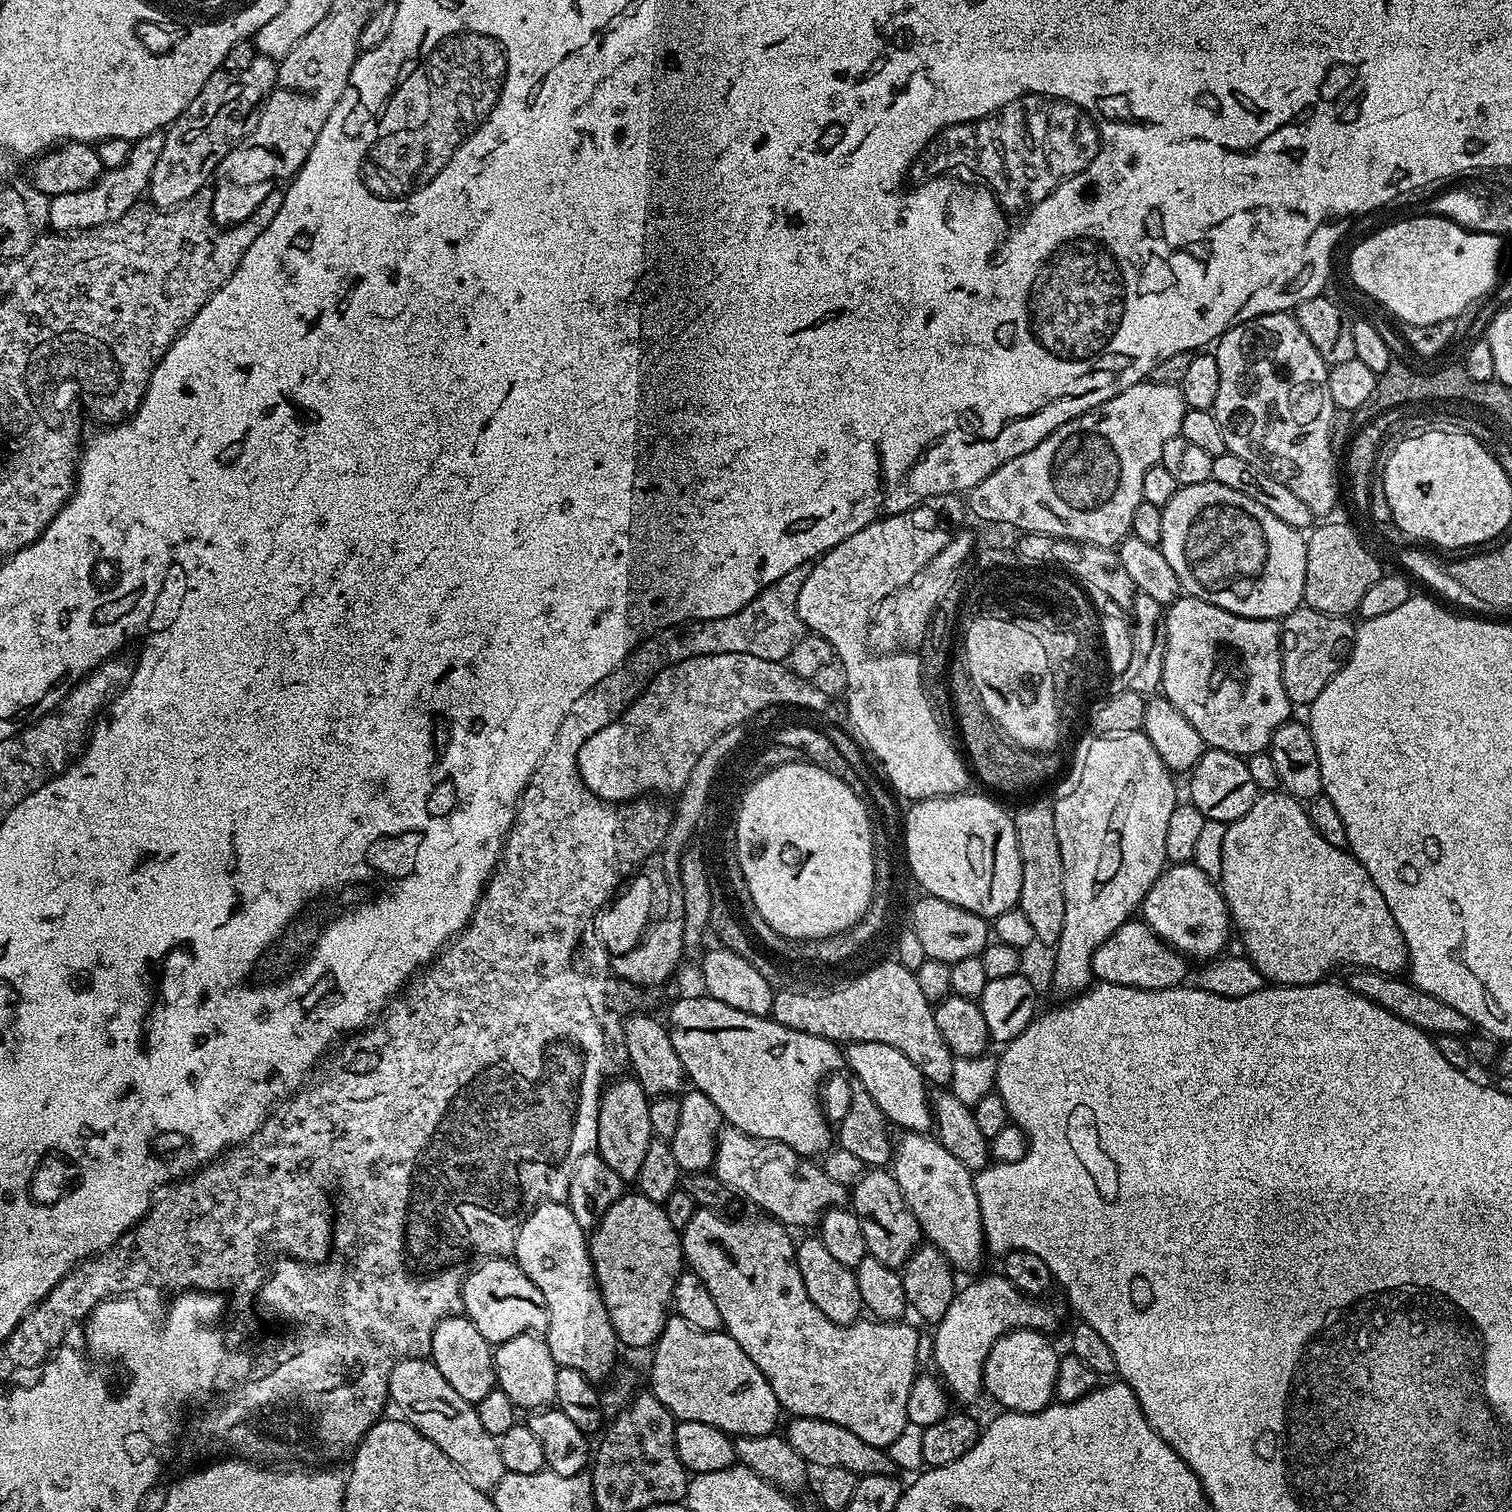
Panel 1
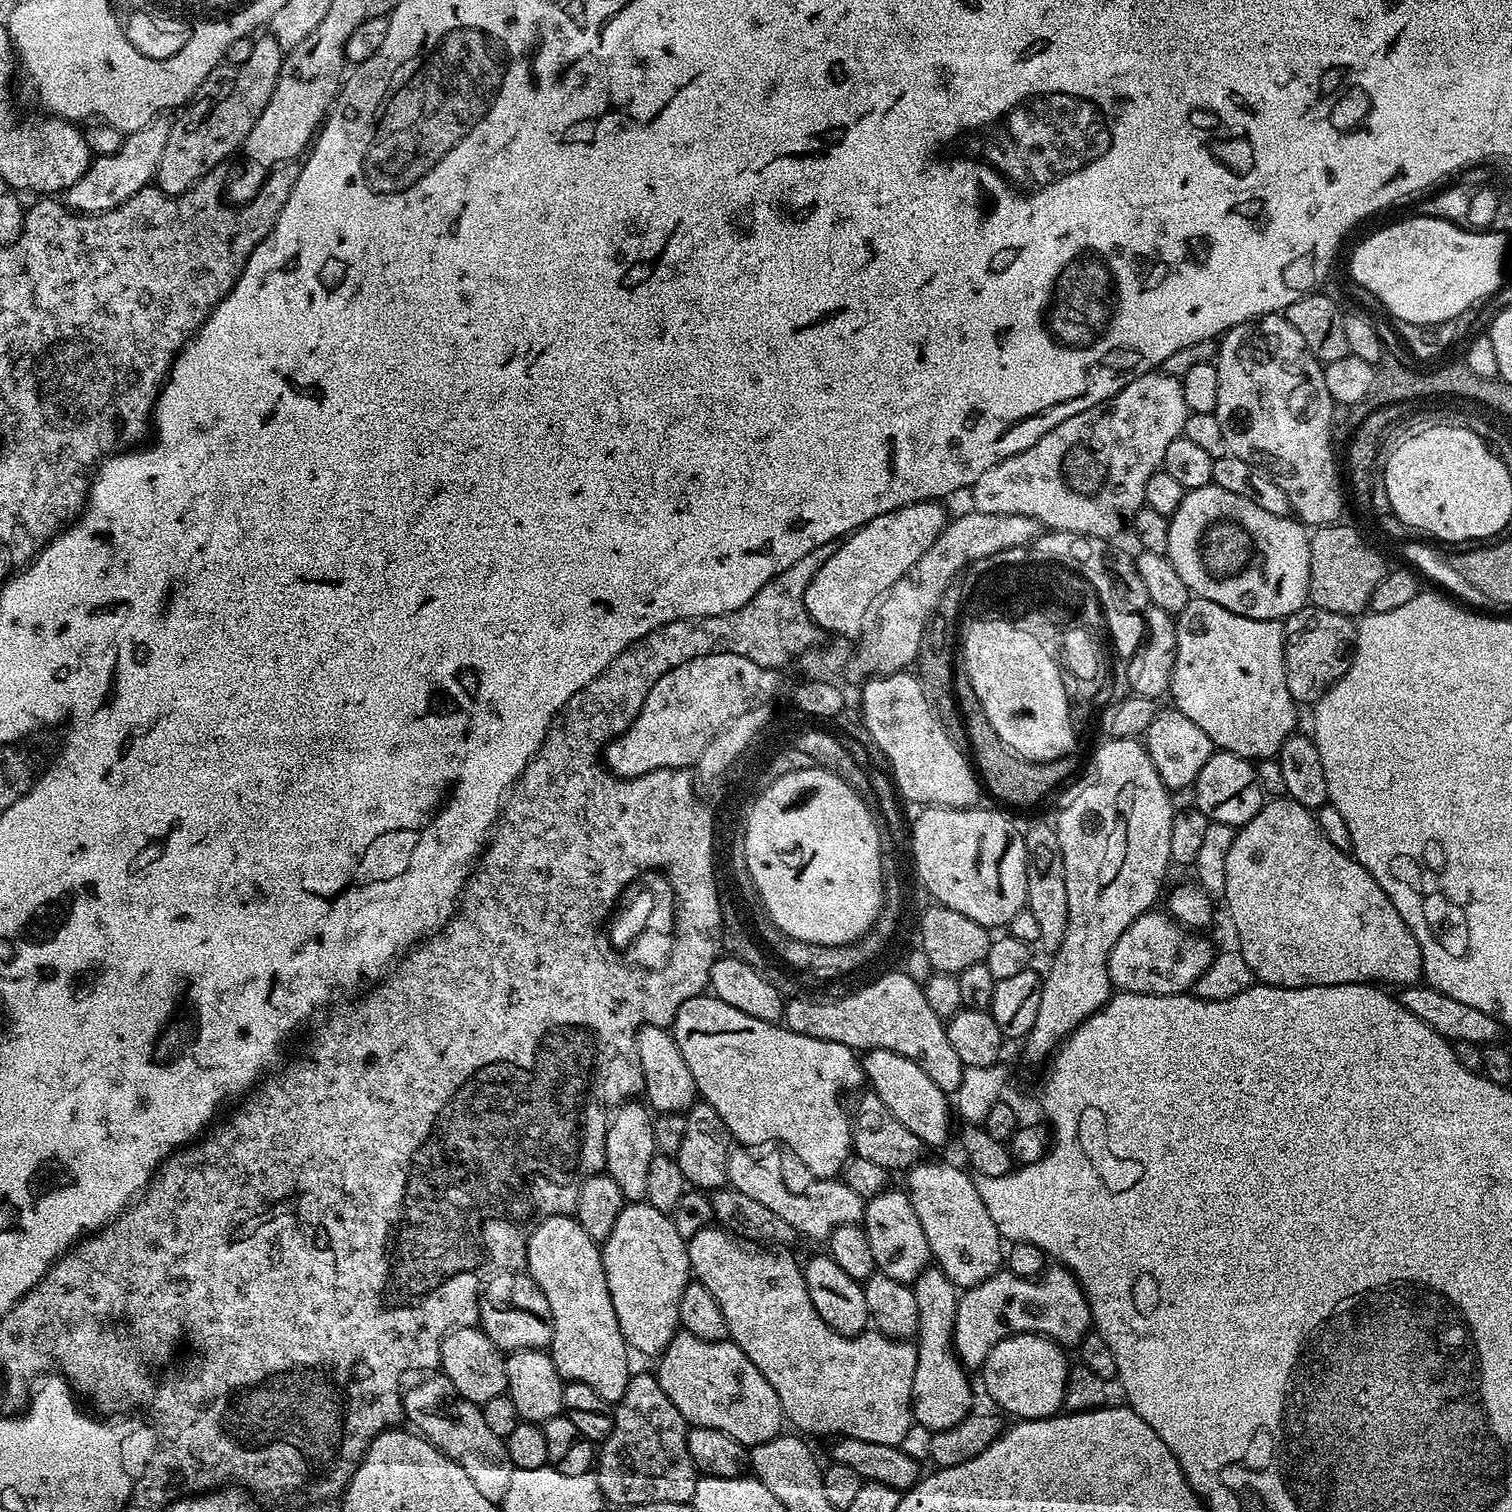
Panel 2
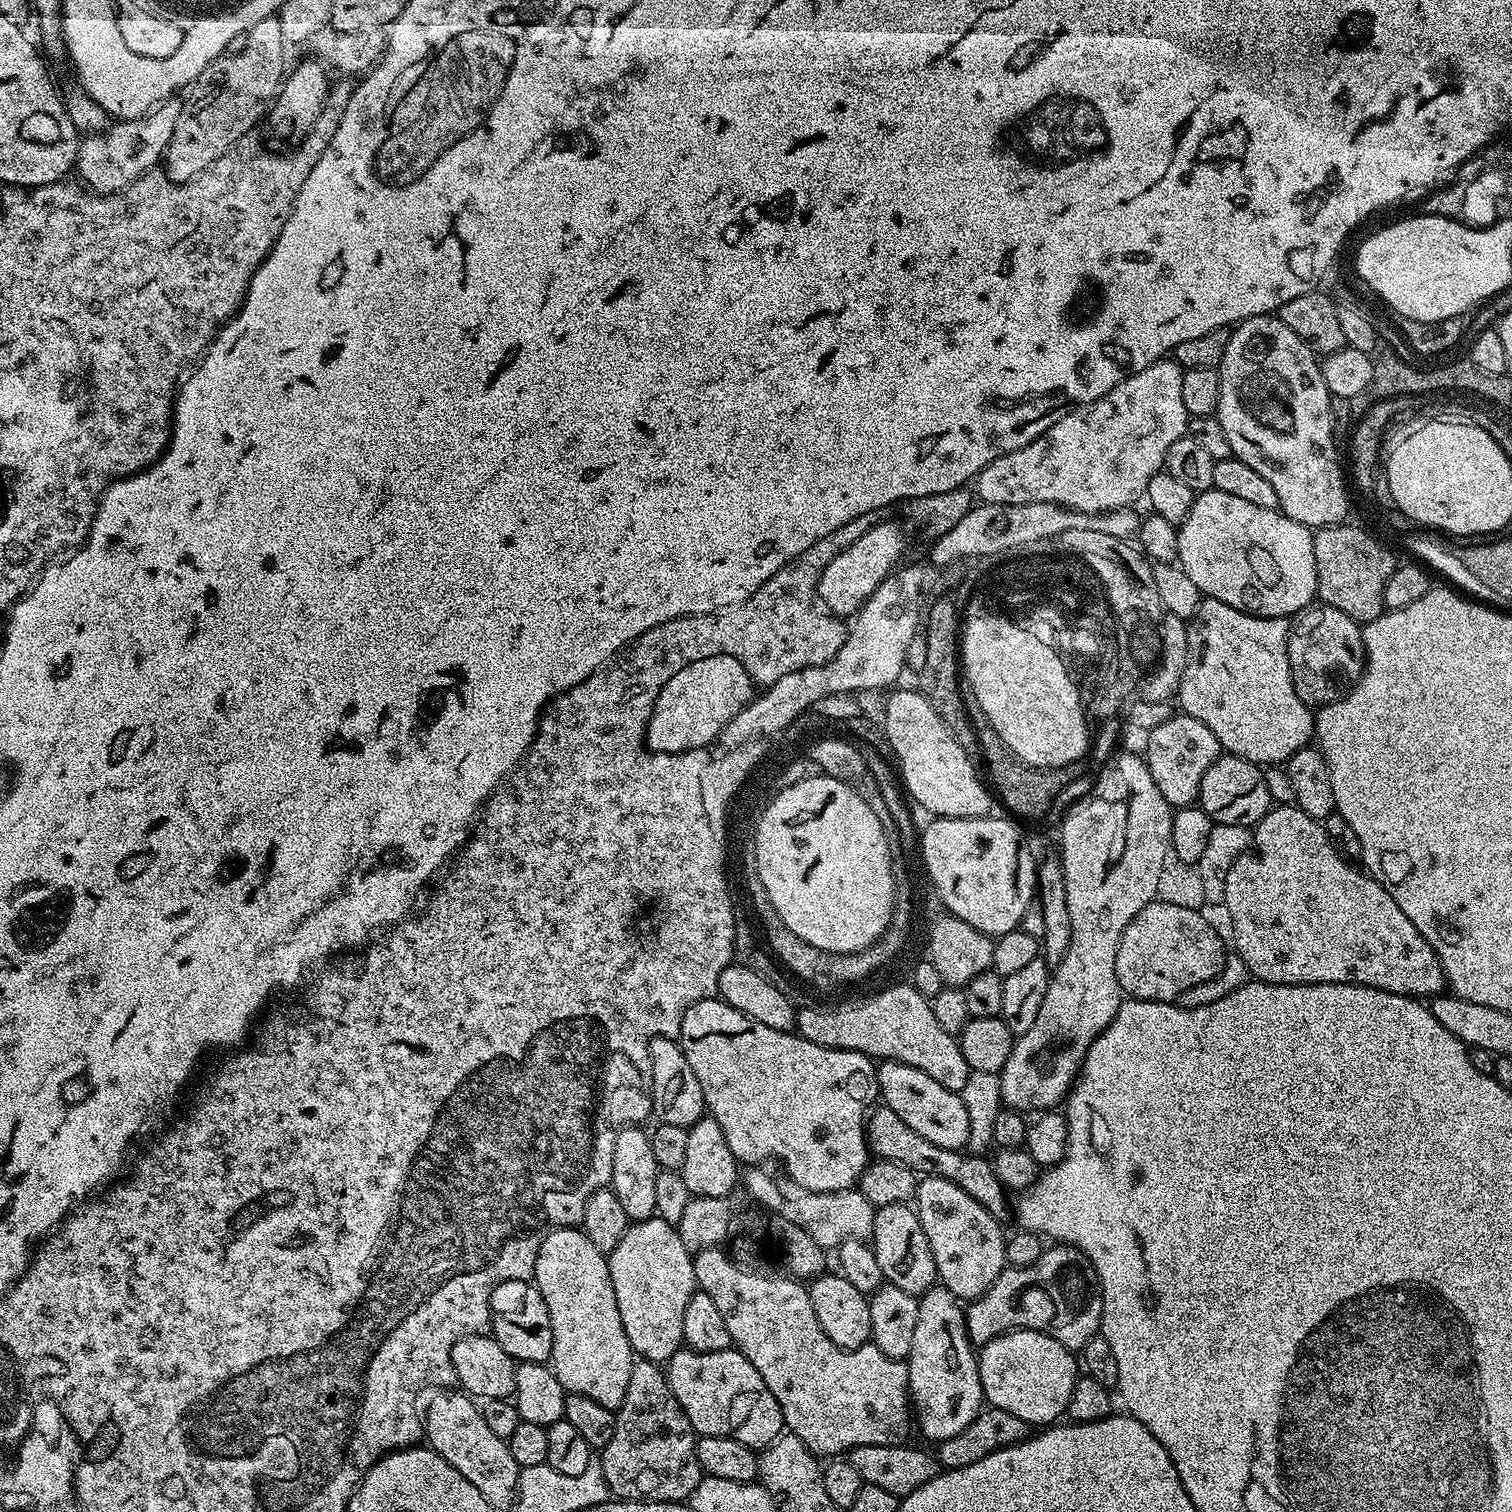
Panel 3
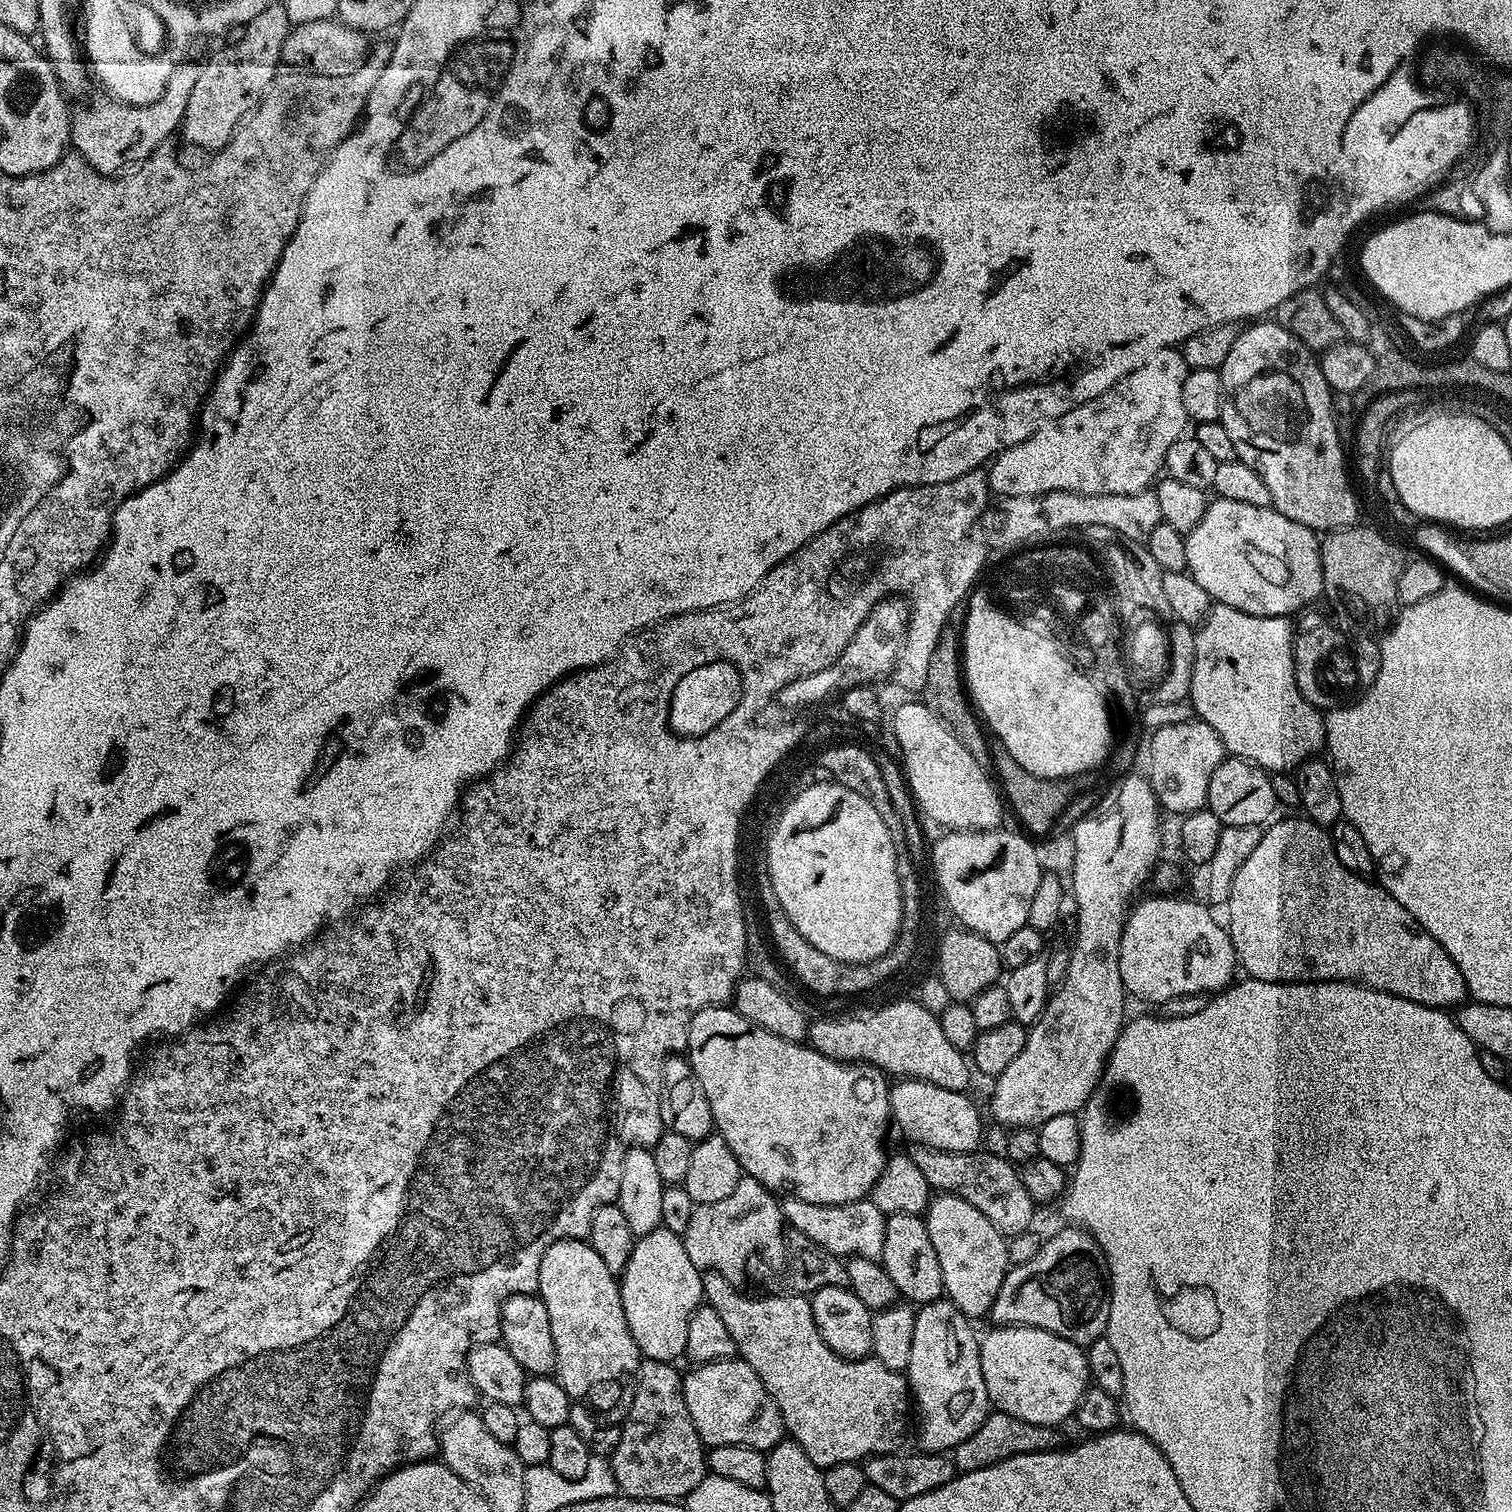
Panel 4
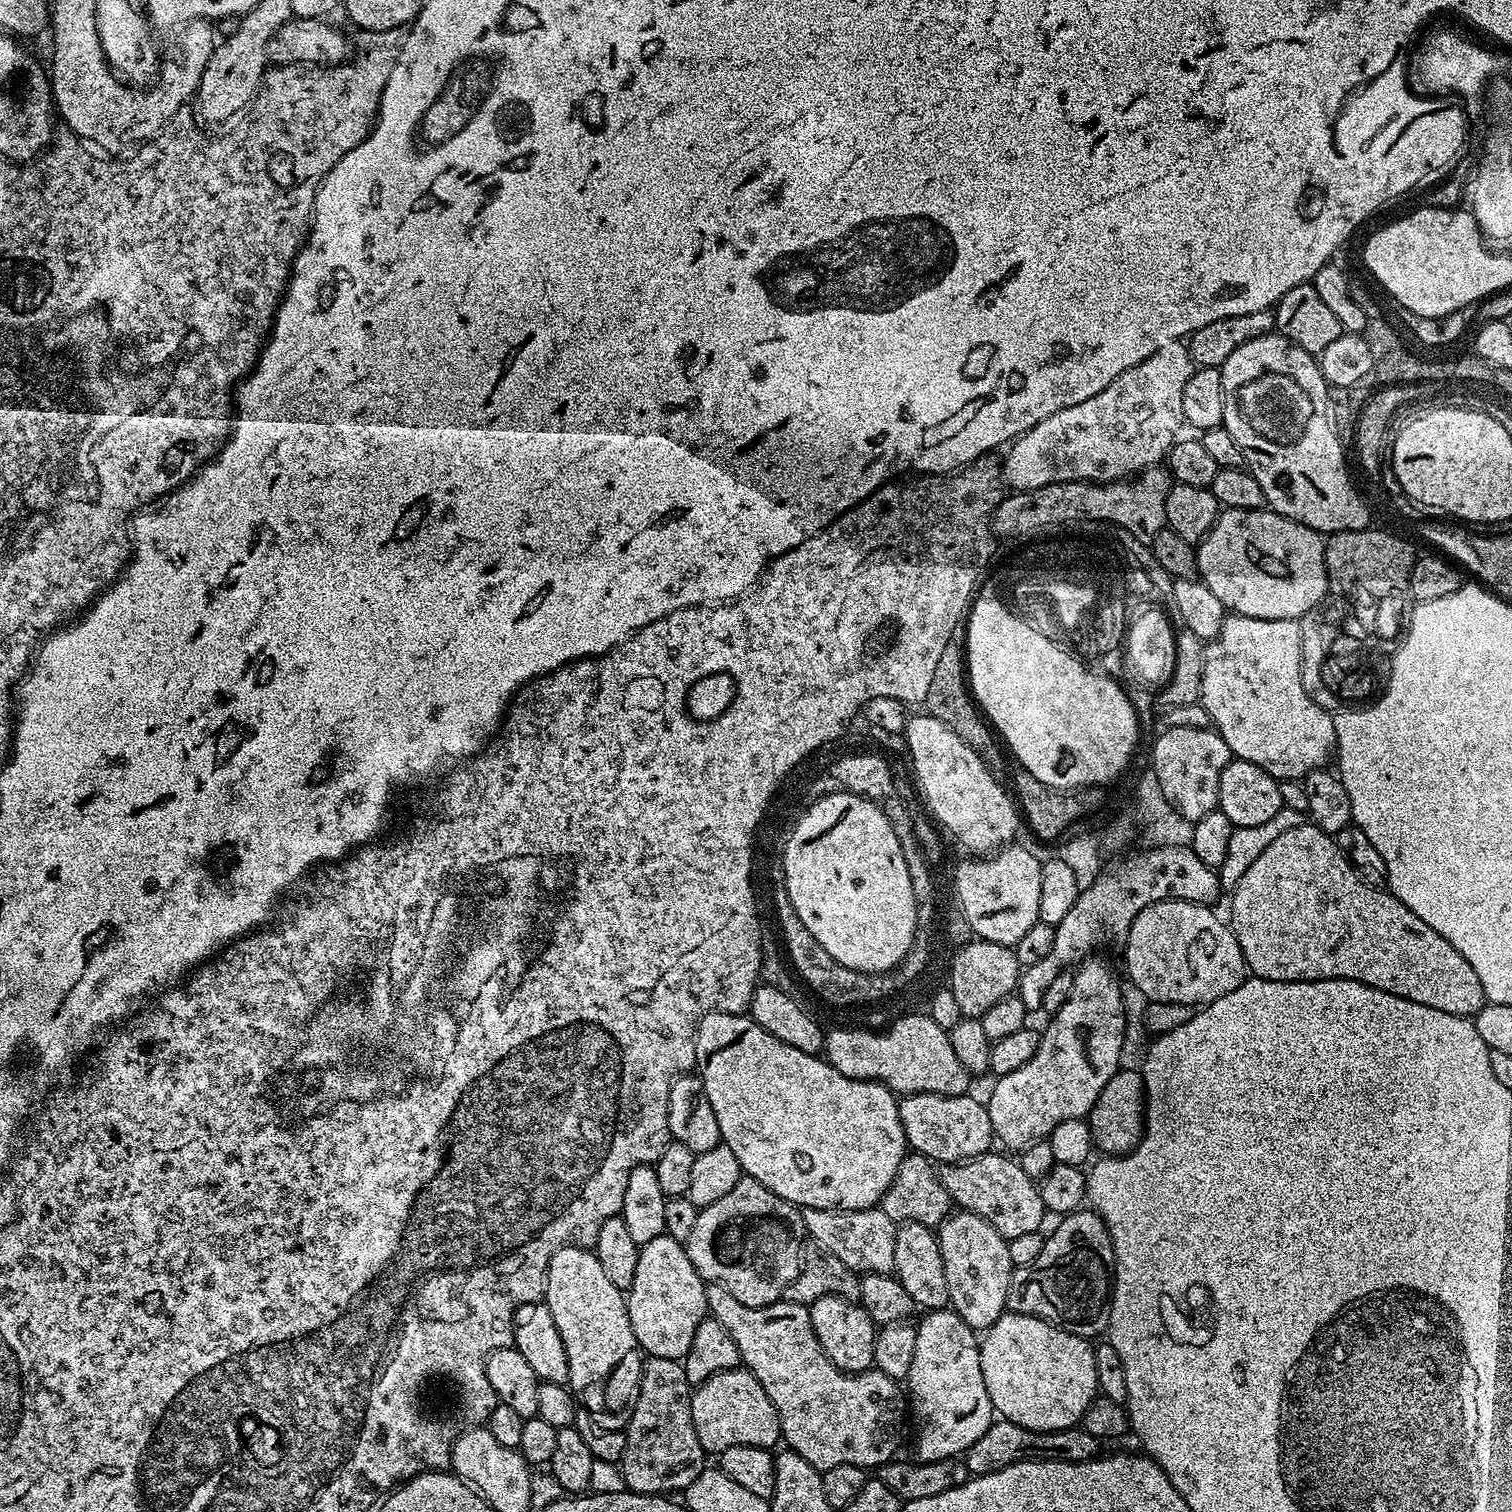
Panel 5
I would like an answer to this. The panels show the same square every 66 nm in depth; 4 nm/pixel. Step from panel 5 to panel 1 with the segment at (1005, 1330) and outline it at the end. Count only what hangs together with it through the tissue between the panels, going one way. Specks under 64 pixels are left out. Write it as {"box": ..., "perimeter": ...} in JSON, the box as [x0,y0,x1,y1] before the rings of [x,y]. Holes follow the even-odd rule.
{"box":[984,1328,1058,1412],"perimeter":[[[1019,1328],[1016,1332],[1007,1332],[1002,1339],[996,1340],[984,1363],[984,1392],[992,1395],[998,1403],[1004,1404],[1010,1412],[1039,1412],[1049,1403],[1056,1391],[1056,1362],[1058,1352],[1048,1348],[1049,1337],[1043,1332],[1034,1332],[1031,1328]]]}

